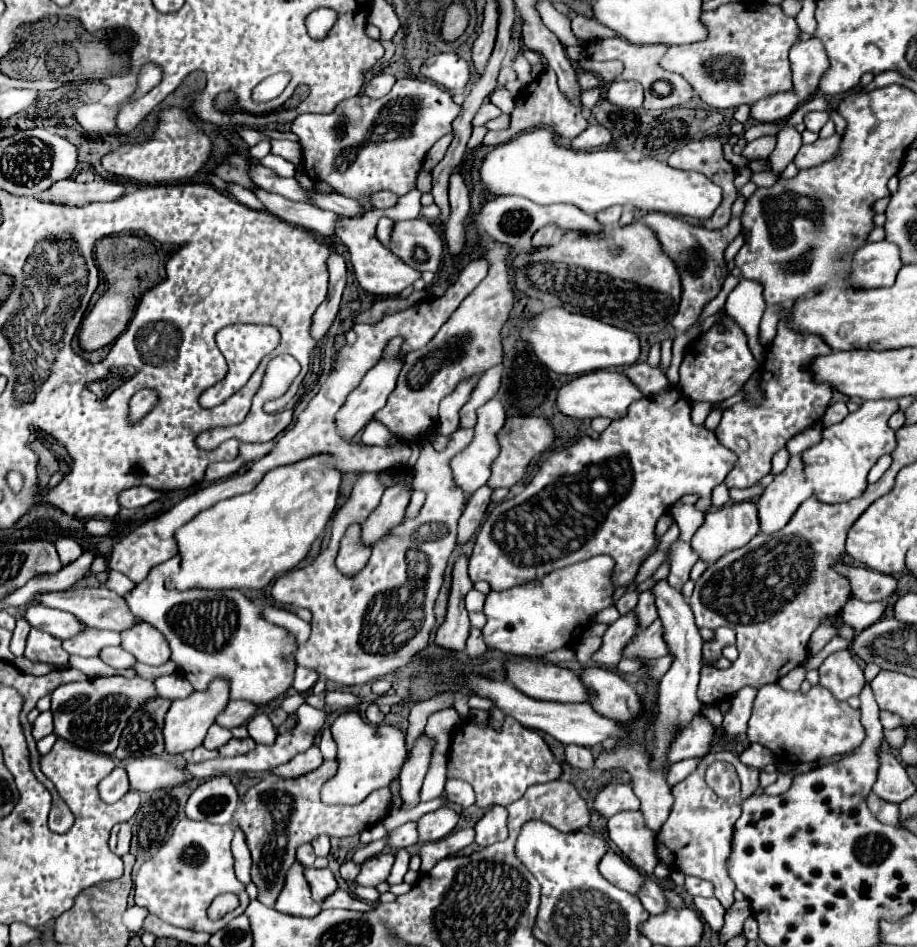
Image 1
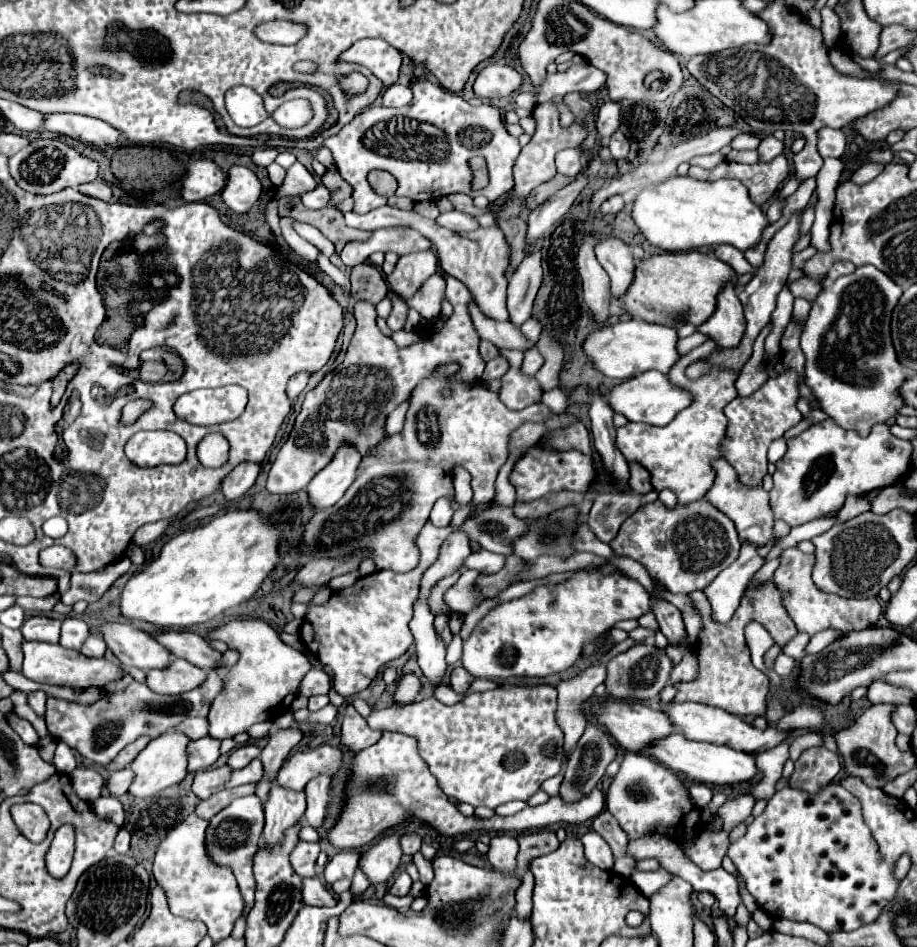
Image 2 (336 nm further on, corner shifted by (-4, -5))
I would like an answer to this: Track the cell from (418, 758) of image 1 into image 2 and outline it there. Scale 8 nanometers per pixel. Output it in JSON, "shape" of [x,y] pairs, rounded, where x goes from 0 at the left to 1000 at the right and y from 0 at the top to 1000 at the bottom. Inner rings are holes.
{"shape":[[[424,882],[413,886],[413,890],[400,894],[398,901],[394,899],[391,918],[398,922],[405,935],[422,932],[433,920],[437,903],[439,901],[435,894],[435,882]]]}

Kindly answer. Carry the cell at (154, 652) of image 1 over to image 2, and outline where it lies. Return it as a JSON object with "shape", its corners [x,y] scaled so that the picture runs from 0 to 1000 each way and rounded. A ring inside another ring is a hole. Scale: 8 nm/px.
{"shape":[[[189,696],[189,700],[178,709],[167,706],[160,711],[160,723],[165,725],[165,730],[176,734],[204,732],[217,725],[221,717],[226,717],[226,711],[200,696]]]}

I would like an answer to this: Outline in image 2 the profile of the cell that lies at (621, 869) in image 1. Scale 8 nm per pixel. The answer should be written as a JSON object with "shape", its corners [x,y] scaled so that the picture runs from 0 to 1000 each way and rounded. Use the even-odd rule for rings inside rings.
{"shape":[[[642,878],[634,884],[634,888],[636,888],[638,905],[642,911],[647,911],[649,916],[655,916],[660,920],[664,920],[668,916],[666,894],[660,890],[660,886],[655,882],[651,882],[649,878]]]}

